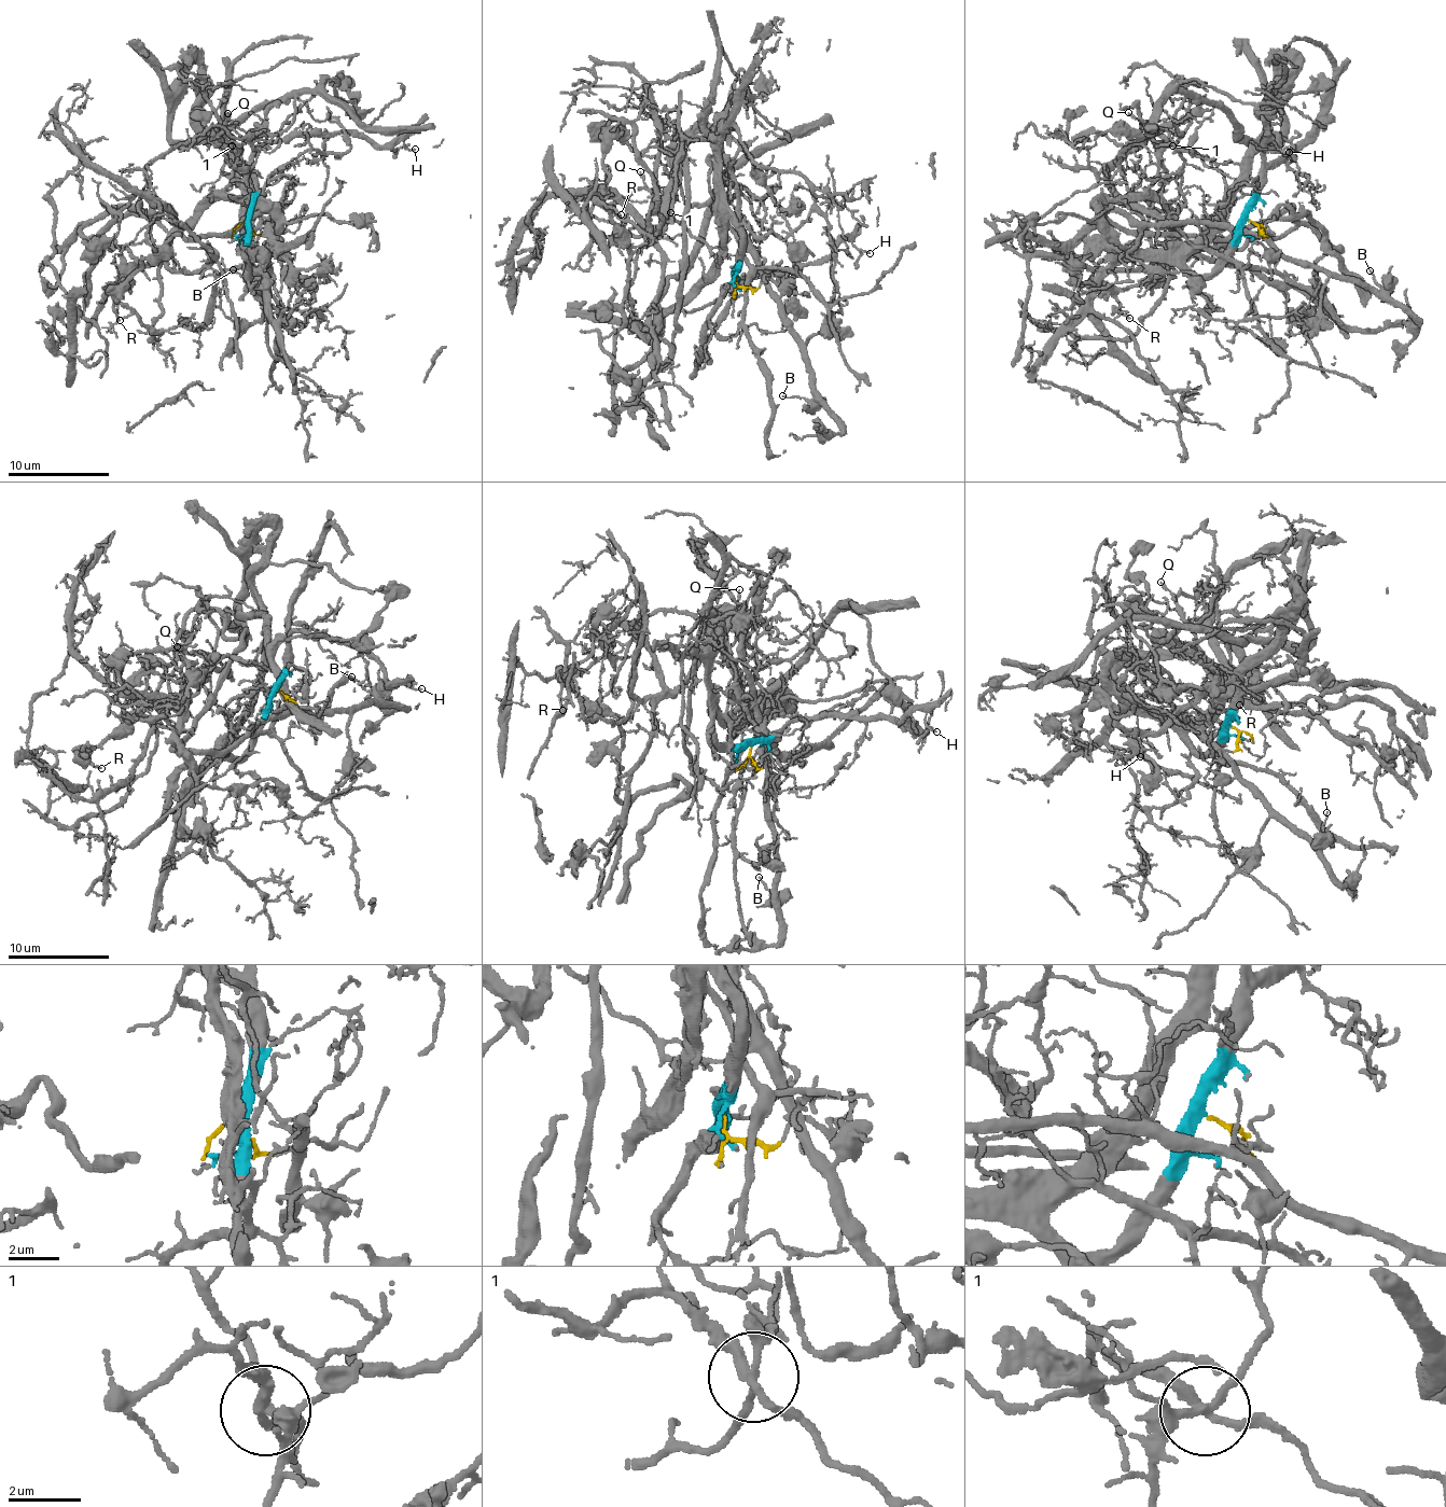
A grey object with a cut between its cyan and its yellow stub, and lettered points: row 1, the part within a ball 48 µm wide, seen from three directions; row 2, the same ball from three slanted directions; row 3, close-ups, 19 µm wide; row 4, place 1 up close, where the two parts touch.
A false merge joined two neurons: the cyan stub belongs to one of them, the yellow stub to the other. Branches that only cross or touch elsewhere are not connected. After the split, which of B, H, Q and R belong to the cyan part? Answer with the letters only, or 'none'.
H

